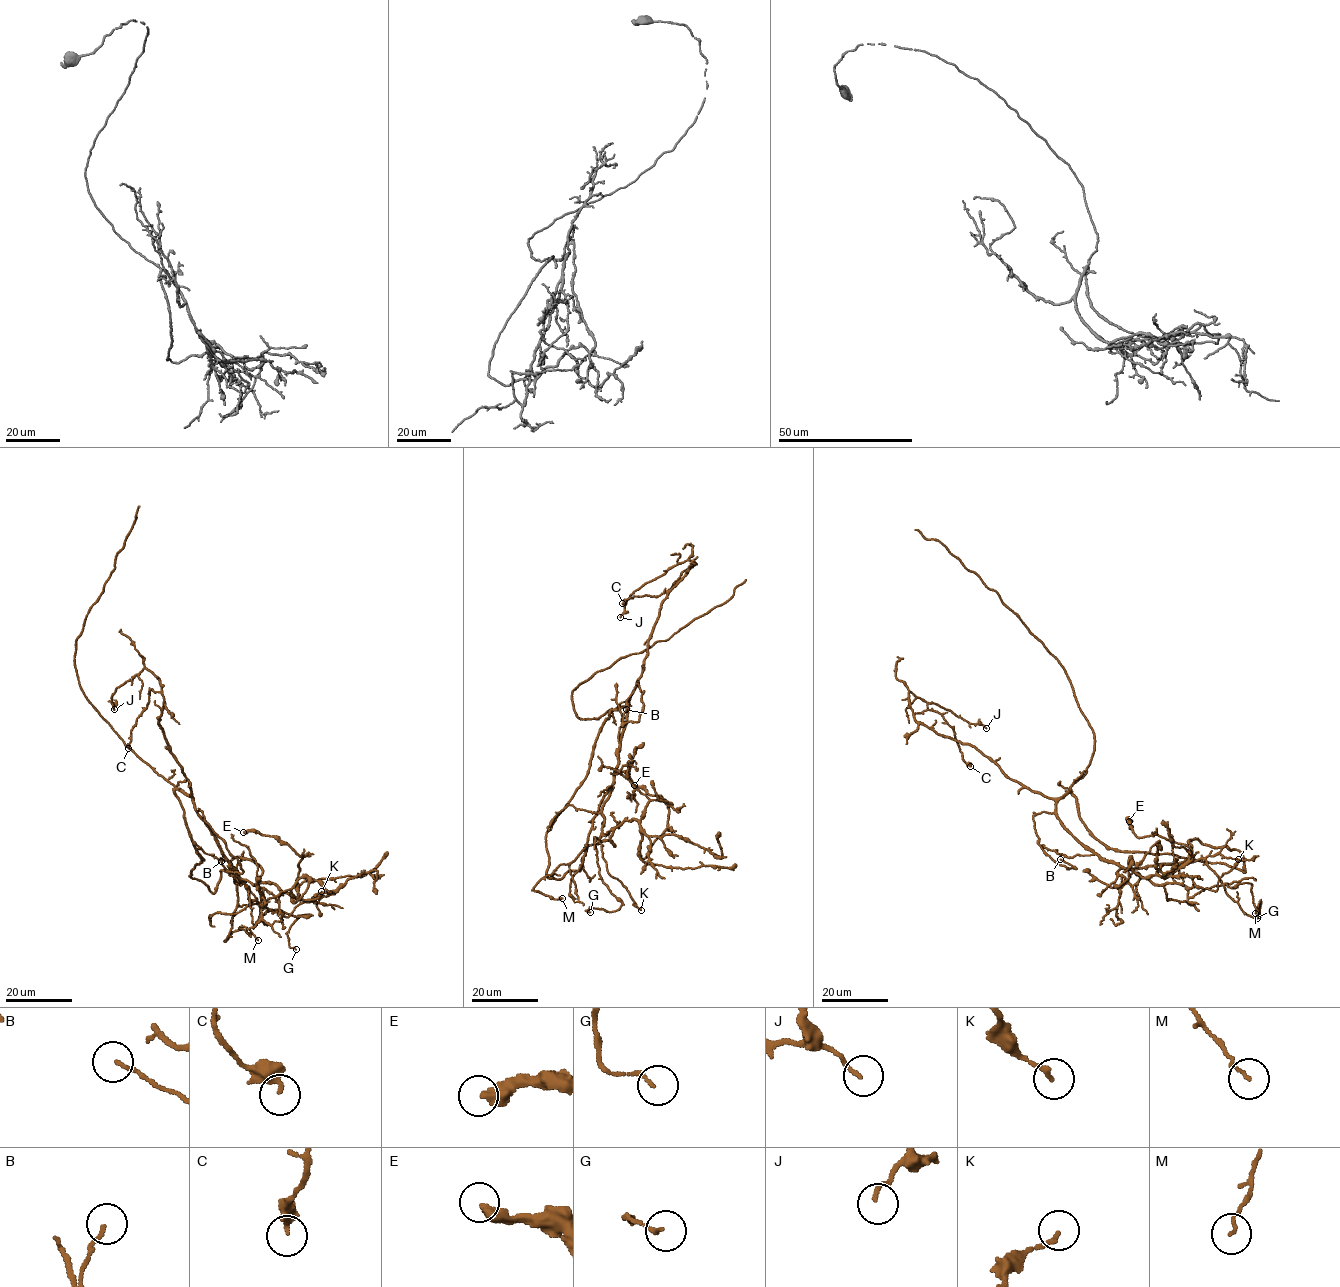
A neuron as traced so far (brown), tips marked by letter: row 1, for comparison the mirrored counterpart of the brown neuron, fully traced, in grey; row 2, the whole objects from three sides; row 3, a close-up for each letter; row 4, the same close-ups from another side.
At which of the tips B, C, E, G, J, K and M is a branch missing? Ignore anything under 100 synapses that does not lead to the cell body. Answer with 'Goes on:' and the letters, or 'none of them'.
Goes on: none of them

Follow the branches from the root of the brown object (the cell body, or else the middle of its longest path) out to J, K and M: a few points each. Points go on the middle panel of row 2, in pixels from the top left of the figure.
J: (616, 710), (625, 706), (641, 675), (667, 592), (695, 564), (685, 561), (644, 583), (625, 601), (620, 617)
K: (616, 710), (627, 701), (618, 763), (609, 796), (603, 805), (598, 842), (608, 874), (622, 883), (641, 910)
M: (616, 710), (627, 701), (613, 784), (593, 818), (586, 847), (534, 888), (554, 899), (562, 898)

